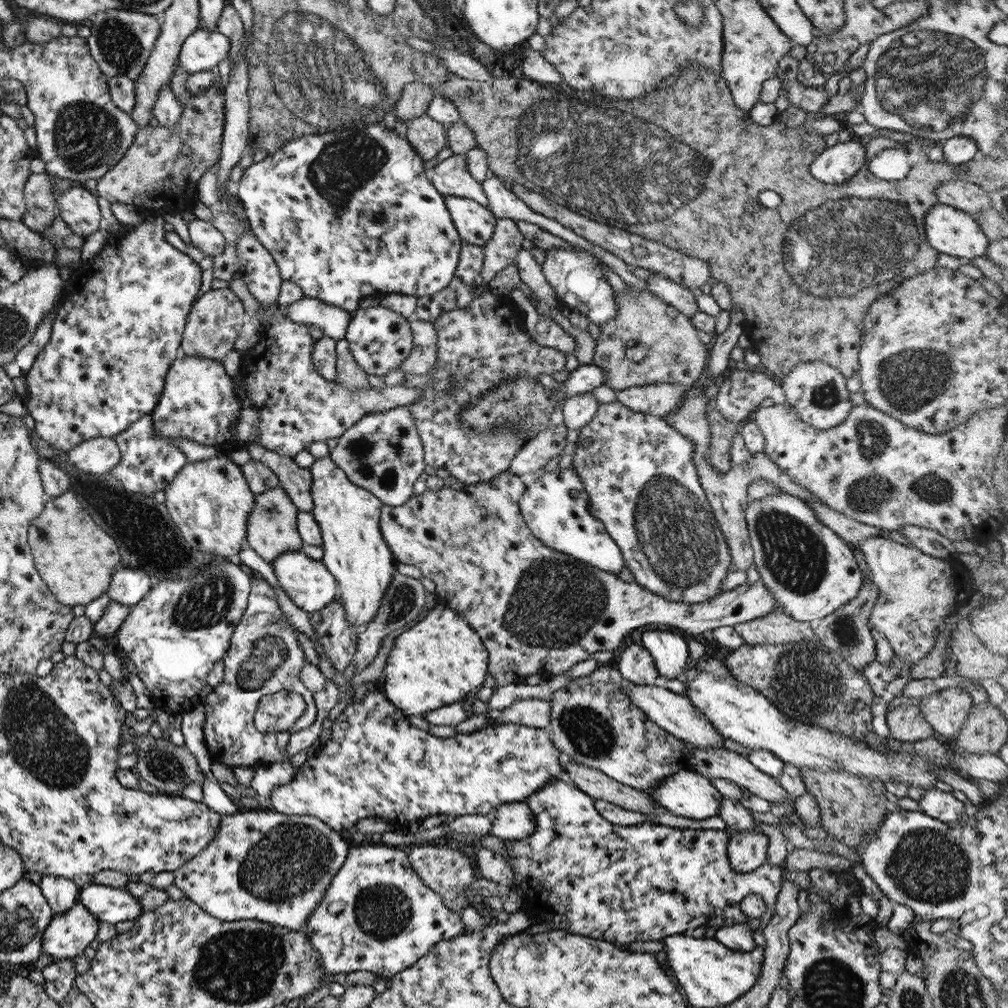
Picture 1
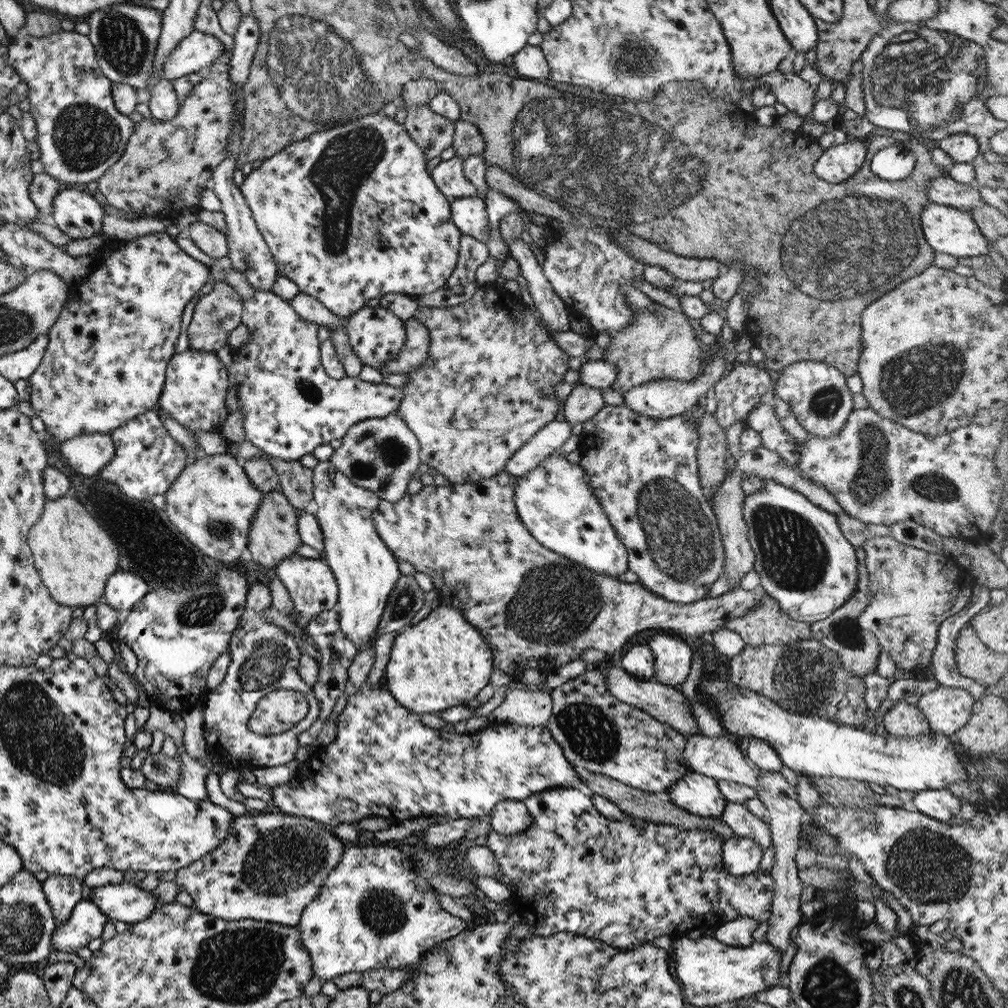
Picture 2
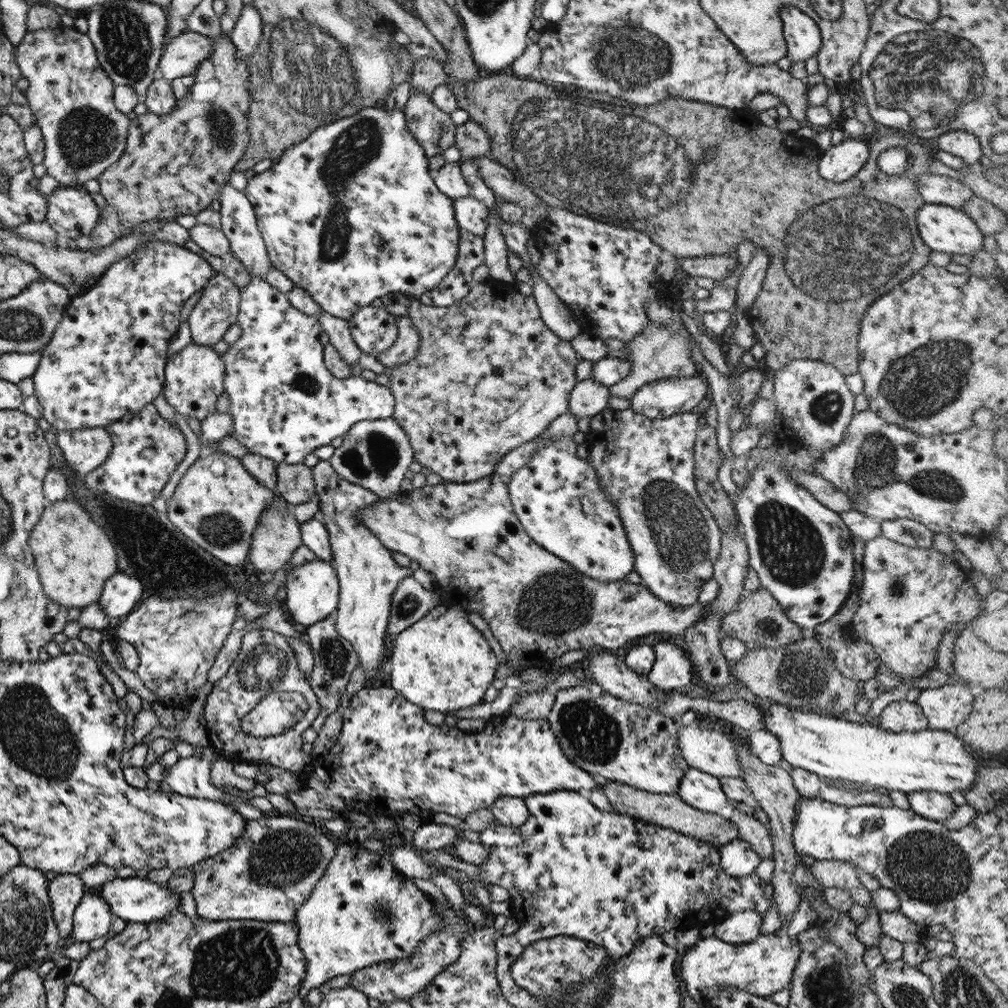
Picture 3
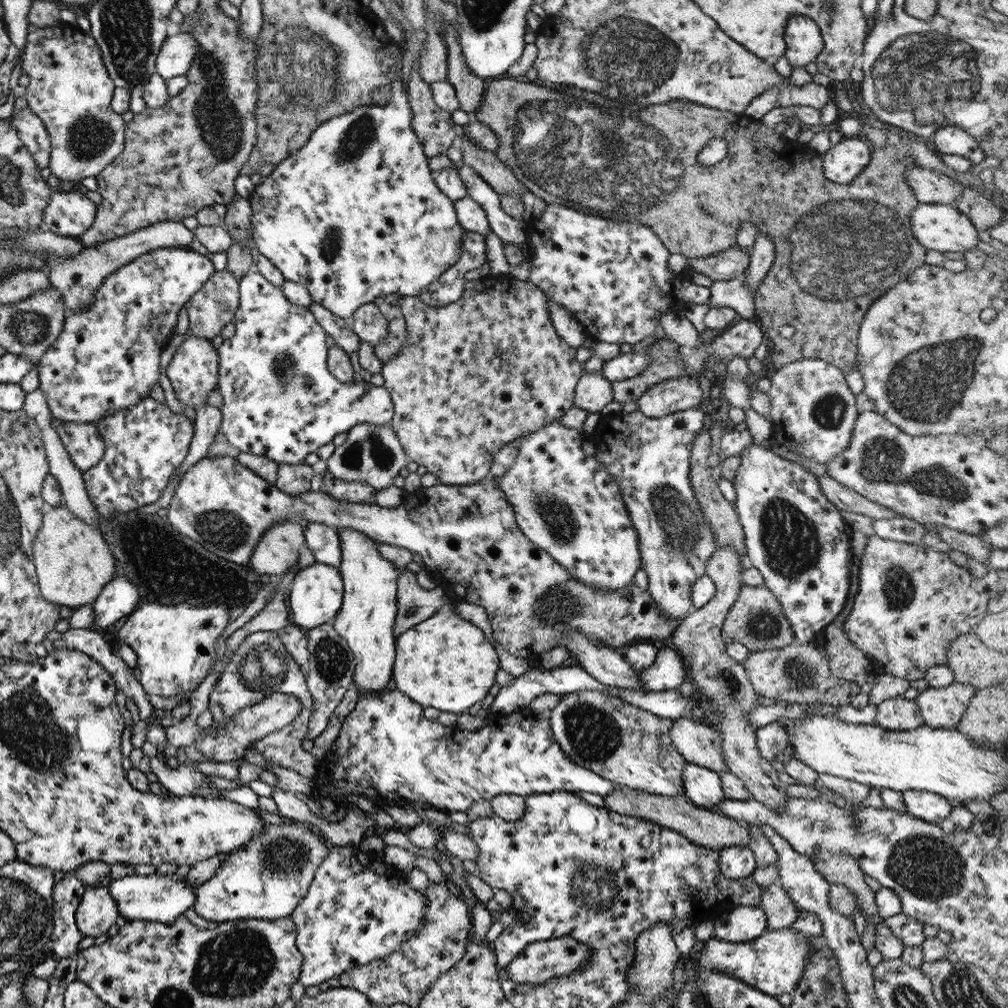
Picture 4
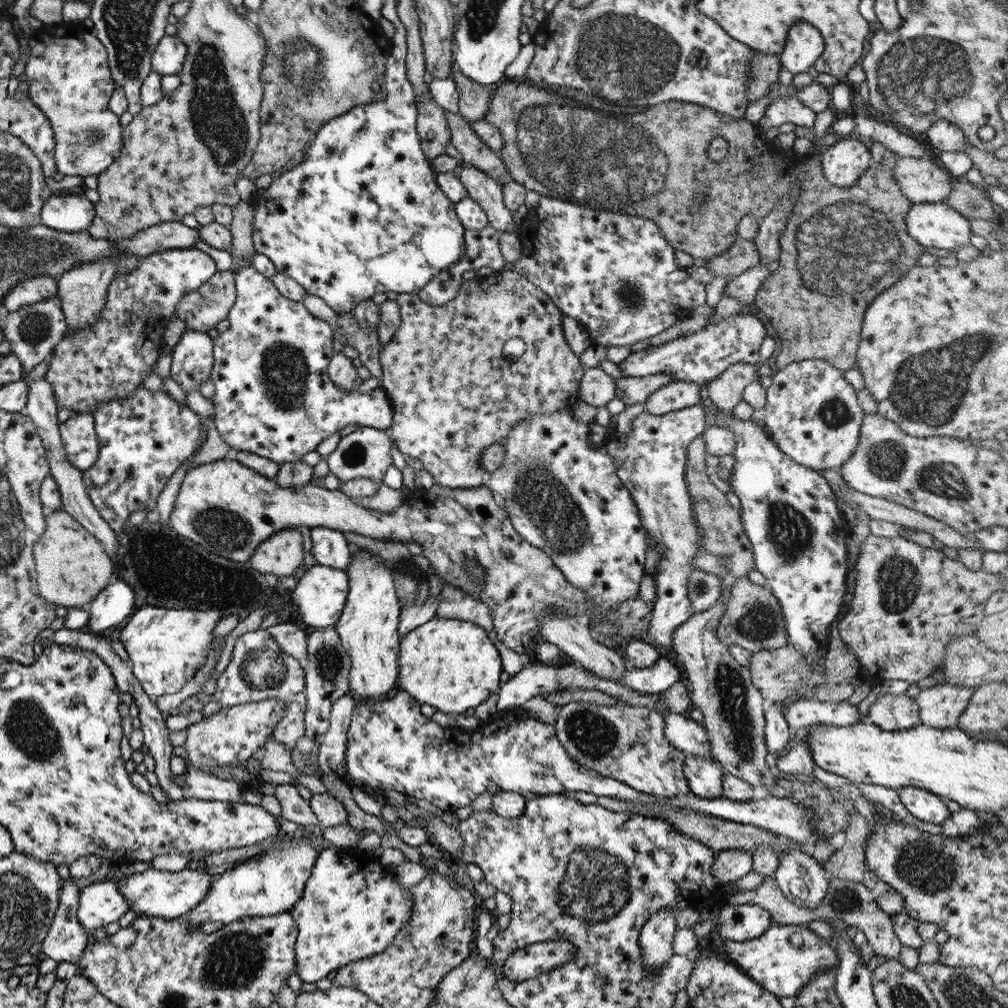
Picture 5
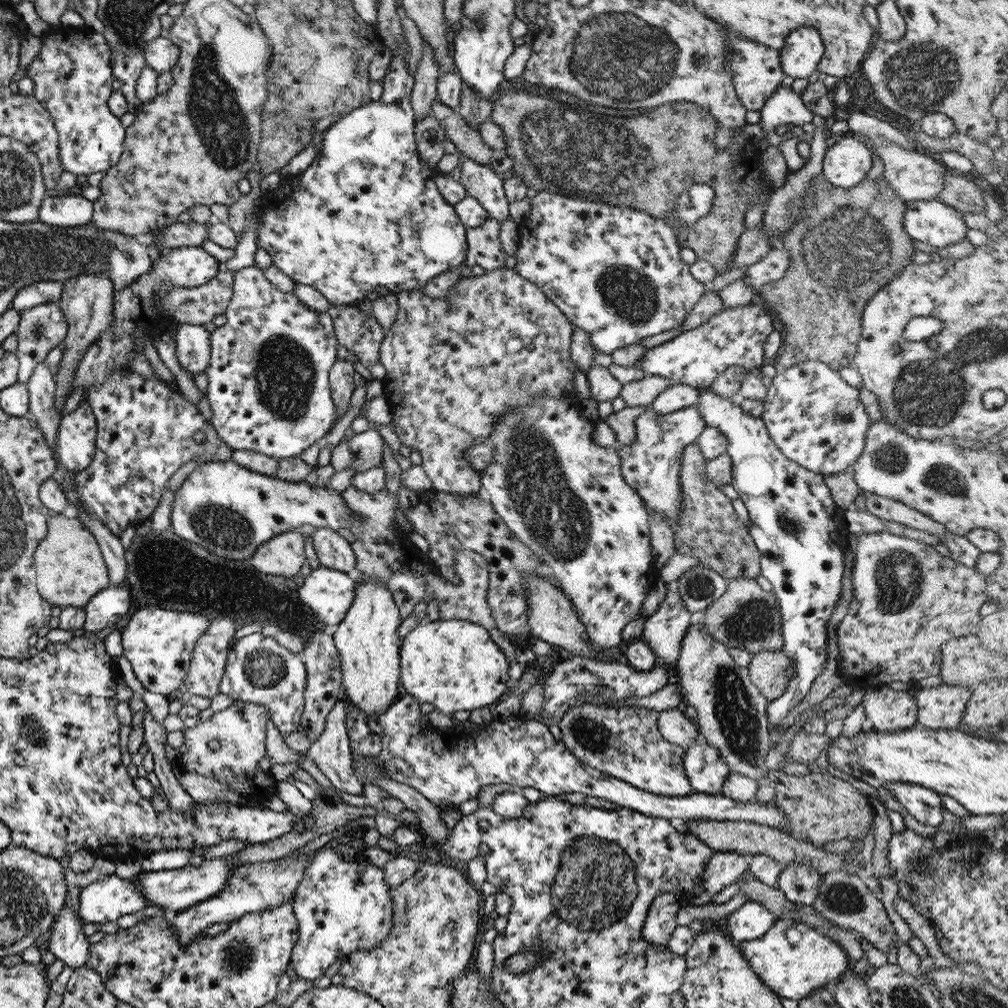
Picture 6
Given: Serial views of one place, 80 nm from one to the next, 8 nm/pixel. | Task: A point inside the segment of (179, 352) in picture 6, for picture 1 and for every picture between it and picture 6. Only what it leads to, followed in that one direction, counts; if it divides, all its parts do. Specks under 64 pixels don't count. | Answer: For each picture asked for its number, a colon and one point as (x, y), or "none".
1: (197, 402)
2: (195, 382)
3: (193, 377)
4: (192, 371)
5: (191, 359)

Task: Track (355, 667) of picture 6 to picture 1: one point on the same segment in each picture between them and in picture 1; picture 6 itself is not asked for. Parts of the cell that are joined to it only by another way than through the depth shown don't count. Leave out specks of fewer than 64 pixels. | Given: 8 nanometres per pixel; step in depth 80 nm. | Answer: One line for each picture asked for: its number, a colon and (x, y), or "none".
1: (353, 551)
2: (364, 568)
3: (367, 575)
4: (364, 620)
5: (366, 628)

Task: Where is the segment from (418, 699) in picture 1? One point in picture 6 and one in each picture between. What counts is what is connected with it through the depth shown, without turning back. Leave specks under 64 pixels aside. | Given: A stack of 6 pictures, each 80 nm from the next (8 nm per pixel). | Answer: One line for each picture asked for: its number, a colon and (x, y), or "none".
2: (441, 660)
3: (441, 662)
4: (444, 662)
5: (450, 664)
6: (452, 664)

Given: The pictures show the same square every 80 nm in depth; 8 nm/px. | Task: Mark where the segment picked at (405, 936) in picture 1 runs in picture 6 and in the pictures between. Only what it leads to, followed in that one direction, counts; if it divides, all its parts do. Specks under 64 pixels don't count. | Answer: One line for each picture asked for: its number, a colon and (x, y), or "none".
2: (371, 912)
3: (356, 915)
4: (348, 917)
5: (350, 908)
6: (340, 906)

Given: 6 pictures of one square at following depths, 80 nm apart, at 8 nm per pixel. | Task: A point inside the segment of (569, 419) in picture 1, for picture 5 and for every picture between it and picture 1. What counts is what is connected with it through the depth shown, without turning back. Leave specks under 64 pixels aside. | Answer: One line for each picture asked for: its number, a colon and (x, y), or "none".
2: (583, 402)
3: (587, 397)
4: (592, 392)
5: (596, 388)

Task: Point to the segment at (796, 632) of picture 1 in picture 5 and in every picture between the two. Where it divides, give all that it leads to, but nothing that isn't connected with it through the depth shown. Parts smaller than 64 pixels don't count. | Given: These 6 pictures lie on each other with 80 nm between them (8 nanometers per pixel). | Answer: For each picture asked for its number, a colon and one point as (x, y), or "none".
2: (766, 624)
3: (756, 620)
4: (755, 620)
5: (752, 619)

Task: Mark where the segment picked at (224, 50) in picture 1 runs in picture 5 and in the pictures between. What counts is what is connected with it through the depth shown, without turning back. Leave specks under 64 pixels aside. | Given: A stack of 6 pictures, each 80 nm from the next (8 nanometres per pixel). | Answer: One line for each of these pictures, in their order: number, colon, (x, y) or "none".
2: (197, 51)
3: (181, 54)
4: (175, 55)
5: (169, 53)

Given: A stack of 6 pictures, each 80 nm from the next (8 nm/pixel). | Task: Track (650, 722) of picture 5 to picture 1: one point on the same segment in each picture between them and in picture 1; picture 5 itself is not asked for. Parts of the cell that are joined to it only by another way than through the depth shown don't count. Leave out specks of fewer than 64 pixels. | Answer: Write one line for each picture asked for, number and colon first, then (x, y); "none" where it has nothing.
1: (592, 722)
2: (596, 732)
3: (613, 740)
4: (628, 746)

